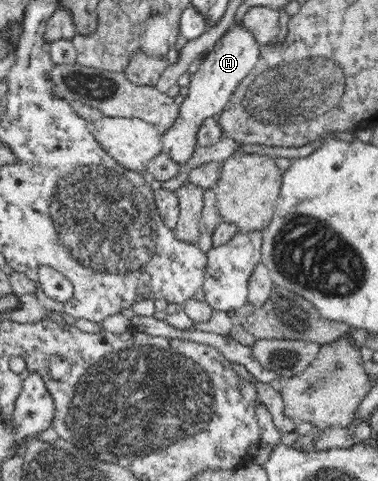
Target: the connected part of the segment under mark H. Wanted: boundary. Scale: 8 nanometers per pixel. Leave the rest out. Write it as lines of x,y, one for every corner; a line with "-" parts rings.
243,20
234,22
230,28
214,43
212,49
208,50
203,56
203,62
200,64
198,70
191,75
188,96
185,96
184,102
179,106
180,118
176,120
176,124
172,125
163,135
162,144
163,152
166,153
172,160
178,164
186,164
192,152
194,152
194,144
197,143
196,132
200,128
200,124
206,118
219,116
224,110
226,104
230,100
232,93
236,87
250,74
250,71
255,67
261,55
261,46
254,38
253,32
245,28

